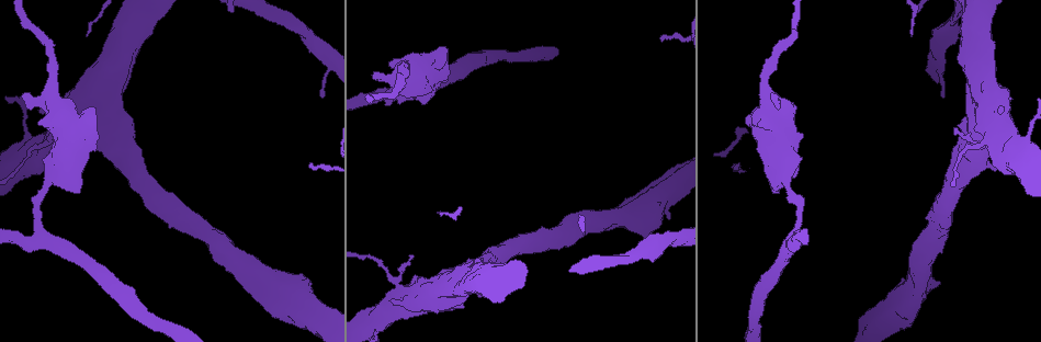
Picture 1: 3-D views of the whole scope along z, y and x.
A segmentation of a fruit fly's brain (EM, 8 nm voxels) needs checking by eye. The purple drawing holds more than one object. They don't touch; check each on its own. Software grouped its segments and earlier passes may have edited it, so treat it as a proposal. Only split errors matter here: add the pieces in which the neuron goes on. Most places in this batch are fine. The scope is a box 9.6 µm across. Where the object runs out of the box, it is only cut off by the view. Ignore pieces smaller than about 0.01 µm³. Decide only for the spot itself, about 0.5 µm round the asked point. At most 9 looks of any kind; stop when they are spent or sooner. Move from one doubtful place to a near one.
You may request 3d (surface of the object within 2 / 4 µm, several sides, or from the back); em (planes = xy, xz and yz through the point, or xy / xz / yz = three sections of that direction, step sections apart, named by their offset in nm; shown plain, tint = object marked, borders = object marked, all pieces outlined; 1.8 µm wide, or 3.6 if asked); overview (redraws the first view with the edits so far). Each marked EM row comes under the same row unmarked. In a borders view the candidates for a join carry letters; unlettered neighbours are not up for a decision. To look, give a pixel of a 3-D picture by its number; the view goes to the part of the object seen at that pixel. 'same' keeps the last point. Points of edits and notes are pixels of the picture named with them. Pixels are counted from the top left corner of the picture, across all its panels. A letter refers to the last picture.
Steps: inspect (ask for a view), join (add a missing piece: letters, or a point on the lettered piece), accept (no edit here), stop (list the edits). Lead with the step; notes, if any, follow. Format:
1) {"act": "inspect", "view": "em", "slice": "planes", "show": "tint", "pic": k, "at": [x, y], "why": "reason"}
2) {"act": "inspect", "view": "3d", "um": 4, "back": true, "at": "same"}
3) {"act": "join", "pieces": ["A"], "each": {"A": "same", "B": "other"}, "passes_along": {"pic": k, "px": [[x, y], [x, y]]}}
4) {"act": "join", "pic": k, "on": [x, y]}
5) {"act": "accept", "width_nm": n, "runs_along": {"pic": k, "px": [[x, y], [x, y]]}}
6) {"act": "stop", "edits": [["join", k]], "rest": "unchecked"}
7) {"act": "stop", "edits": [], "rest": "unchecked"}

{"act": "inspect", "view": "em", "slice": "planes", "show": "borders", "pic": 1, "at": [322, 98], "why": "tapers out"}

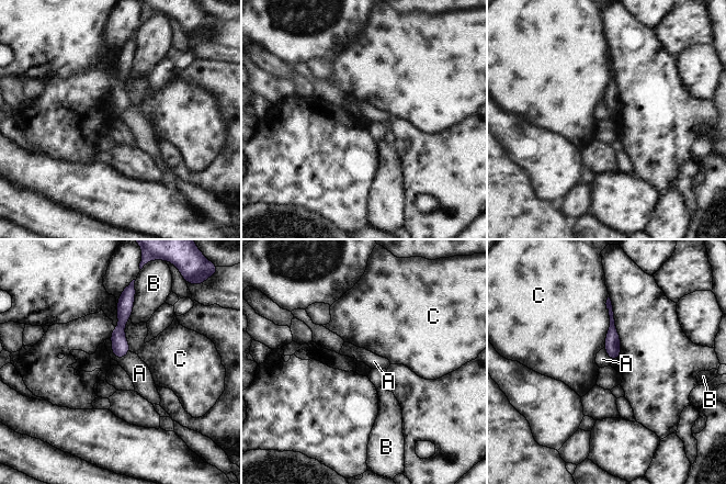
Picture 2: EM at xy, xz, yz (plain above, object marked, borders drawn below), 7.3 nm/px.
{"act": "accept", "each": {"A": "other", "B": "other", "C": "other"}, "border": {"pic": 2, "px": [[110, 338], [118, 359], [129, 352]]}, "found": "no lettered piece goes on from it"}

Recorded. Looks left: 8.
{"act": "inspect", "view": "3d", "um": 2, "pic": 1, "at": [411, 254], "why": "tapers out"}

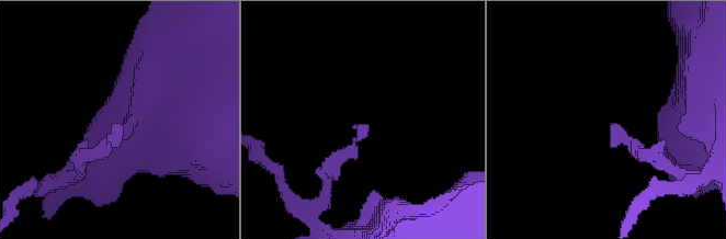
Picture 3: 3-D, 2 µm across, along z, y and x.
{"act": "inspect", "view": "em", "slice": "xy", "step": 4, "show": "tint", "pic": 3, "at": [123, 126]}

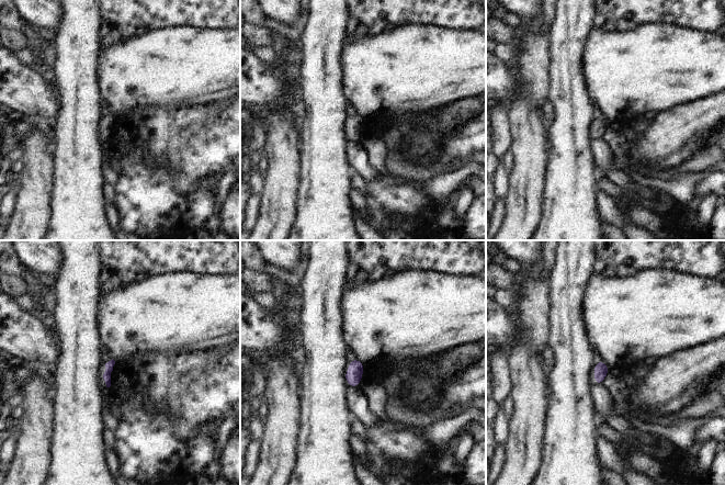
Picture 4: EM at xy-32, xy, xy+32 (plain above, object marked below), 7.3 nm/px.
{"act": "inspect", "view": "em", "slice": "planes", "show": "borders", "at": "same", "why": "cut it another way"}

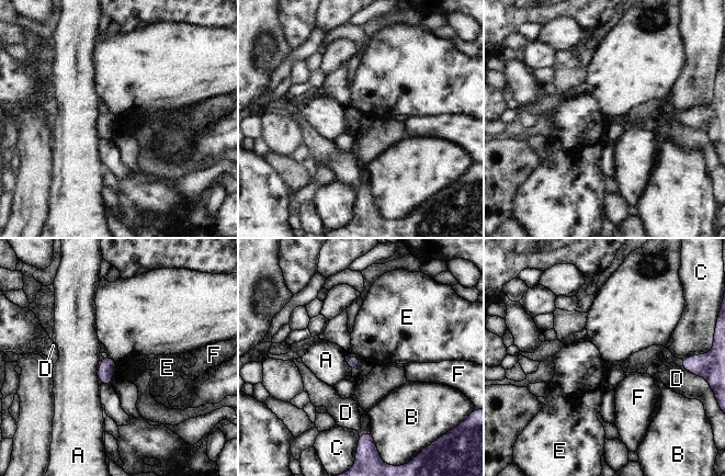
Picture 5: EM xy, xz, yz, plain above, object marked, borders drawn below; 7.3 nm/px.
{"act": "accept", "each": {"A": "other", "B": "other", "C": "other", "D": "other", "E": "other", "F": "other"}, "border": {"pic": 5, "px": [[351, 355], [358, 355], [361, 359]]}, "found": "no lettered piece goes on from it"}

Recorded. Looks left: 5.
{"act": "inspect", "view": "3d", "um": 4, "back": true, "pic": 1, "at": [374, 72], "why": "branch stops here"}

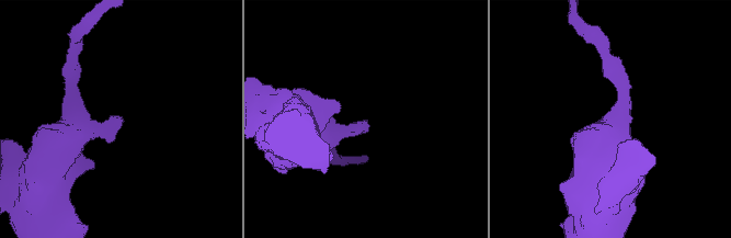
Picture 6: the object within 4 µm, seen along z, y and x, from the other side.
{"act": "inspect", "view": "em", "slice": "yz", "step": 8, "show": "borders", "pic": 6, "at": [366, 121]}

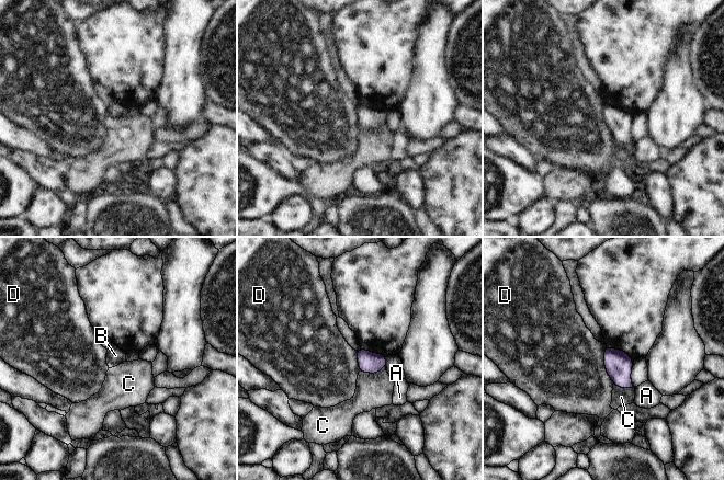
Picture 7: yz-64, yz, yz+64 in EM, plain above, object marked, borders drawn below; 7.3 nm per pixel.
{"act": "inspect", "view": "em", "slice": "planes", "show": "borders", "at": "same", "why": "cut it another way"}

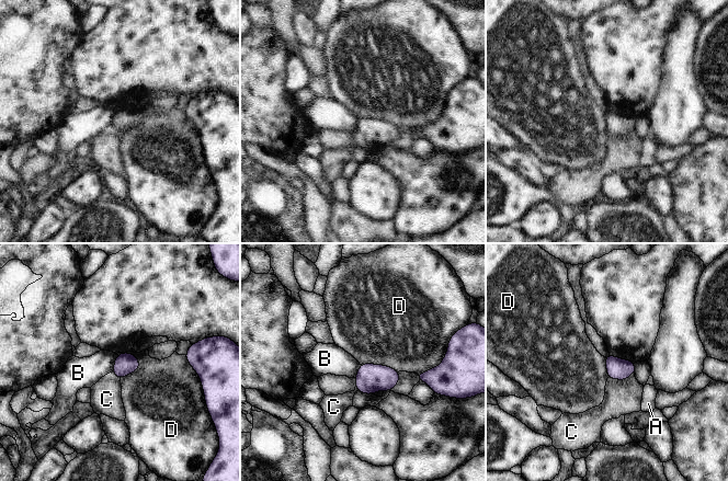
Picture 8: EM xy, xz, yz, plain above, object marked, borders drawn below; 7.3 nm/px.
{"act": "accept", "width_nm": 160, "each": {"A": "other", "B": "other", "C": "other", "D": "other"}, "border": {"pic": 8, "px": [[129, 352], [139, 367], [120, 380]]}, "found": "none of them fits"}

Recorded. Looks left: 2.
{"act": "inspect", "view": "em", "um": 3.6, "slice": "xz", "step": 8, "show": "tint", "pic": 1, "at": [1004, 172], "why": "free end"}

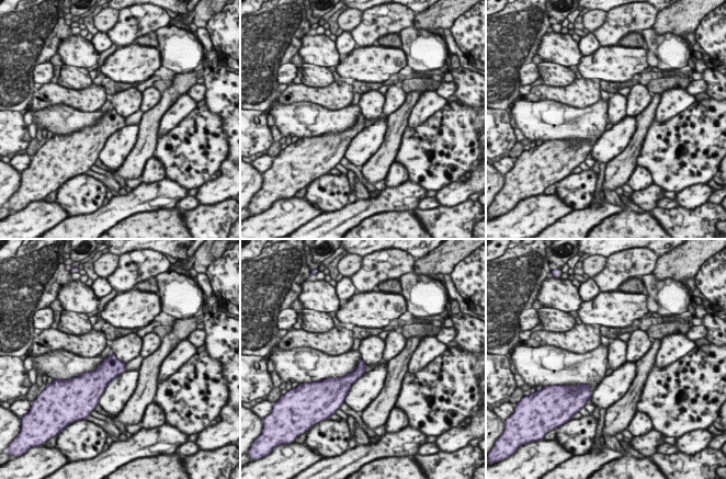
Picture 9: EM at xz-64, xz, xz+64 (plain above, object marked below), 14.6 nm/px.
{"act": "inspect", "view": "em", "um": 3.6, "slice": "planes", "show": "borders", "at": "same"}

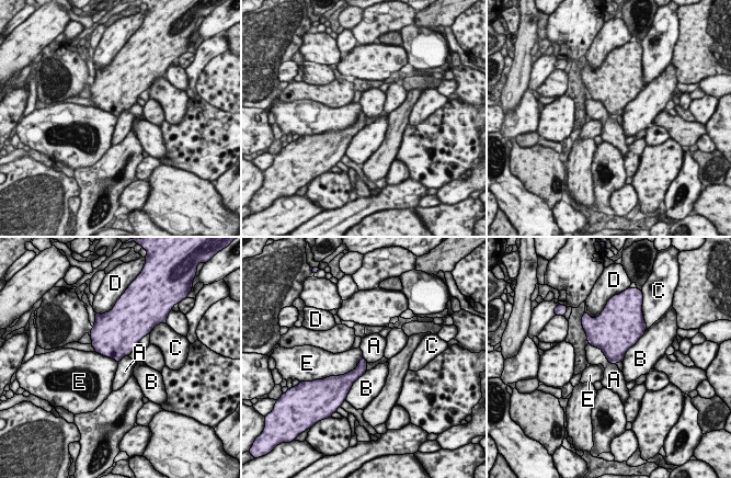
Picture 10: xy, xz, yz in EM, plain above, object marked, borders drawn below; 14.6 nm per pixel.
{"act": "accept", "longest_contact_nm": ["E", 550], "each": {"A": "other", "B": "other", "C": "other", "D": "other", "E": "other"}, "found": "no lettered piece goes on from it"}

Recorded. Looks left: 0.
{"act": "stop", "edits": [], "rest": "unchecked"}

